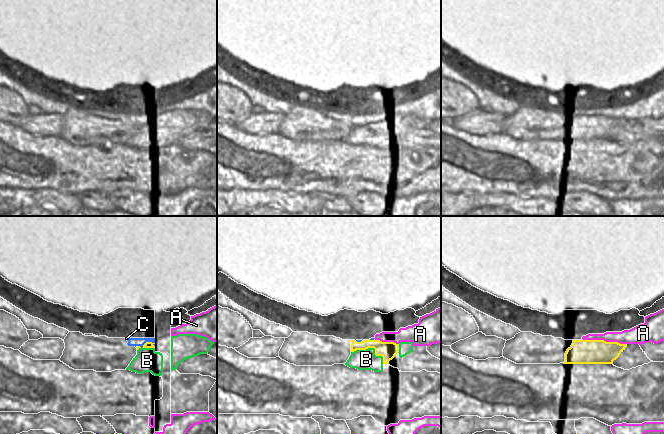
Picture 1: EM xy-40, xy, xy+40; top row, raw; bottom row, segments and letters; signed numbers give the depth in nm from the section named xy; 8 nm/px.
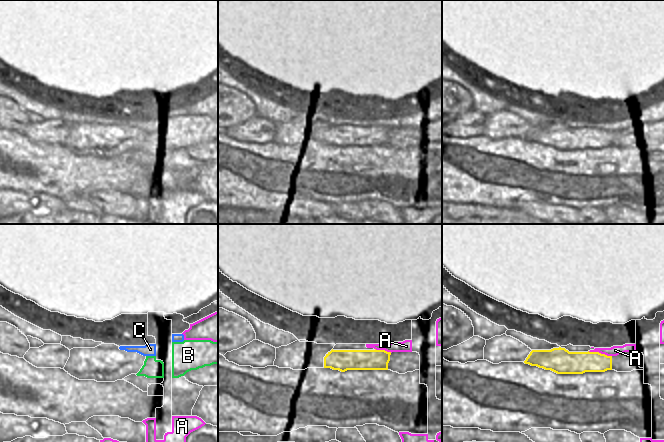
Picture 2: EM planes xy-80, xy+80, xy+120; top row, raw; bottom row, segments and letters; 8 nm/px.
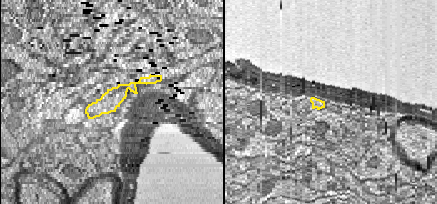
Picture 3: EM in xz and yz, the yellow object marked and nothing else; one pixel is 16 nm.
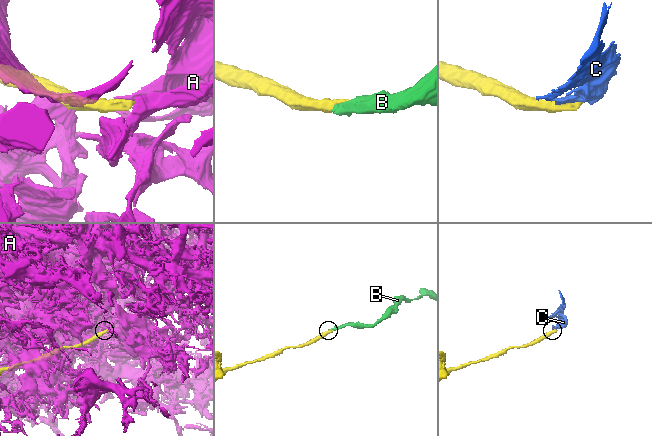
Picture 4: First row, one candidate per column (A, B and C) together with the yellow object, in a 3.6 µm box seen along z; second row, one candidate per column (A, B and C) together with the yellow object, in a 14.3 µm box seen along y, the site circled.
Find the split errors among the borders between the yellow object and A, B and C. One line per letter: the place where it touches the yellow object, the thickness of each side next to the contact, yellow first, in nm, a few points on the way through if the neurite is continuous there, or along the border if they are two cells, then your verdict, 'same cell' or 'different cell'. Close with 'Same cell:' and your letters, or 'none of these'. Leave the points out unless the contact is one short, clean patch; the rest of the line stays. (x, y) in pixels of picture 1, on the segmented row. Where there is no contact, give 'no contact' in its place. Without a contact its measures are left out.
A: meets yellow in xy+40 at (603, 340); 190 nm thick on the yellow side, 130 nm on the other; different cell
B: meets yellow in xy at (372, 347); 140 nm thick on the yellow side, 160 nm on the other; runs through xy (388, 350), (372, 347), (366, 359); same cell
C: meets yellow in xy-40 at (144, 344); 50 nm thick on the yellow side, 70 nm on the other; border along xy-40 (154, 342), (146, 342), (141, 347), (135, 346); different cell
Same cell: B

